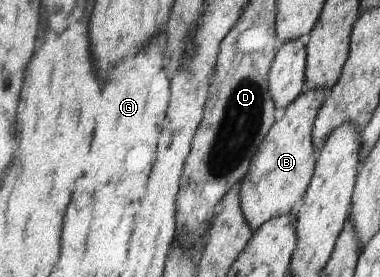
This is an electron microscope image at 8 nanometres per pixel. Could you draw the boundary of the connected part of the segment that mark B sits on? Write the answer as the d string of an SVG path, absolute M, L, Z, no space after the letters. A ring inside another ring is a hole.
M326 91L300 93L283 111L281 119L268 129L263 143L252 157L251 167L239 181L241 213L249 229L259 229L265 221L293 213L309 185L317 148L311 143L312 123Z

